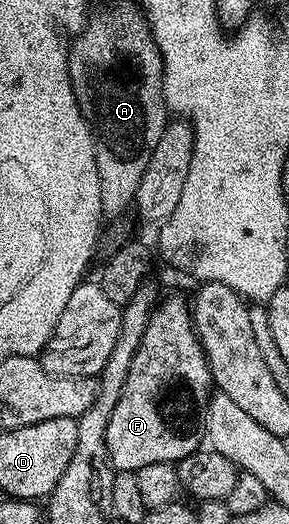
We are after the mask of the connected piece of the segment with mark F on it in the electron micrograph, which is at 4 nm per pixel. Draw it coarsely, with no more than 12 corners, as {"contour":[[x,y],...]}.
{"contour":[[191,306],[150,315],[106,450],[119,473],[204,445],[210,364]]}

